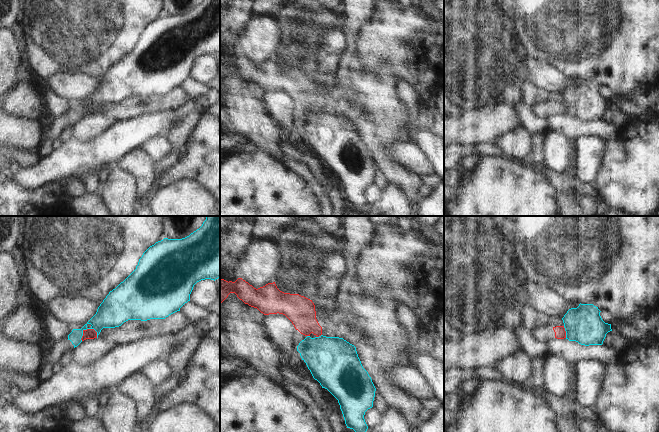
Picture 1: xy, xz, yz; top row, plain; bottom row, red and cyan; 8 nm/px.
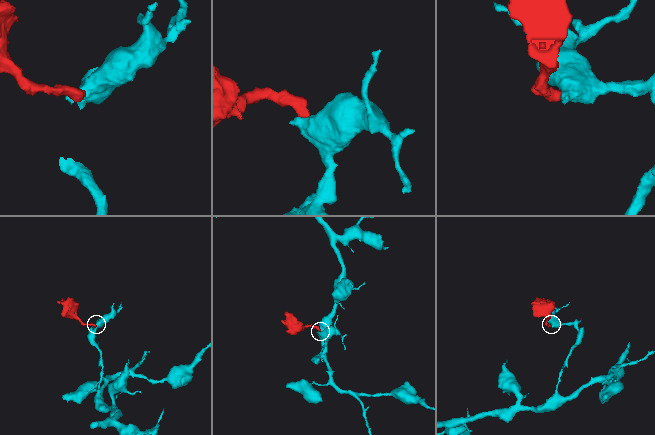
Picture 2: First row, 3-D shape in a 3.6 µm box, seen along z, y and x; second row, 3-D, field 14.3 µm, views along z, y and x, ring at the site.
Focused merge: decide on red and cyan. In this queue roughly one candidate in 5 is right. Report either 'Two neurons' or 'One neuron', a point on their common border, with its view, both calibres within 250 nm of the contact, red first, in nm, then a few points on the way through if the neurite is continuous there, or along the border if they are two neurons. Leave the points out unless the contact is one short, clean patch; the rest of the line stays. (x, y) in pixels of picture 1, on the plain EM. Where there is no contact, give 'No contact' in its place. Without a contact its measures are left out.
Two neurons. Touches red at xy (87, 105). Thickness 80 nm (red) against 240 nm. Boundary: xy (97, 108), (93, 105), (85, 105), (80, 115)

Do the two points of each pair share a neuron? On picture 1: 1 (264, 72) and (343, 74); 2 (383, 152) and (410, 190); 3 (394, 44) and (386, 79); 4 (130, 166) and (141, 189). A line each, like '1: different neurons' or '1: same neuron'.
1: same neuron
2: same neuron
3: different neurons
4: same neuron

